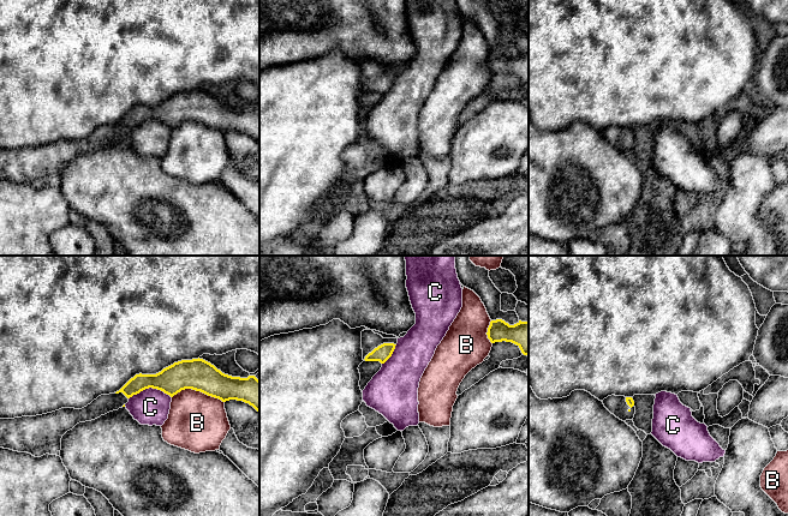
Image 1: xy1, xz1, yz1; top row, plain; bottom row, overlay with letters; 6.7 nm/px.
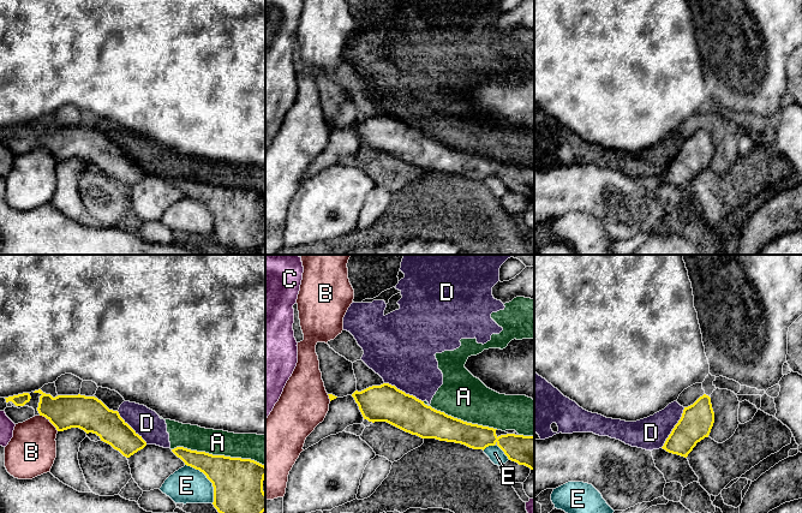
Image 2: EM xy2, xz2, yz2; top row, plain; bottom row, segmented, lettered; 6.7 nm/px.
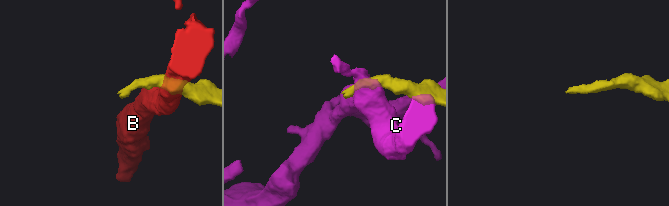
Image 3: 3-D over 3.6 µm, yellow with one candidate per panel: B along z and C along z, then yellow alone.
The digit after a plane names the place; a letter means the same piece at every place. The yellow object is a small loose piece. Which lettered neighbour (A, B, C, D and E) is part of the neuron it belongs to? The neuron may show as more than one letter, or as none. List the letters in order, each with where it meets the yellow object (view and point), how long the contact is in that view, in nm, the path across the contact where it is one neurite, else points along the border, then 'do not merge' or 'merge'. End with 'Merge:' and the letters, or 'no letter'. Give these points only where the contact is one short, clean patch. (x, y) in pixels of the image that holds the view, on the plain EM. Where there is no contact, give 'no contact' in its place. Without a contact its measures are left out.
A: meets yellow in xy2 at (219, 186); contact 650 nm long; do not merge
B: meets yellow in xy1 at (198, 121); contact 360 nm long; border along xy1 (172, 127), (185, 120), (195, 120), (218, 128), (224, 133); do not merge
C: meets yellow in xy1 at (149, 118); contact 280 nm long; do not merge
D: meets yellow in yz2 at (674, 159); contact 320 nm long; do not merge
E: meets yellow in xy2 at (208, 209); contact 320 nm long; do not merge
Merge: no letter

